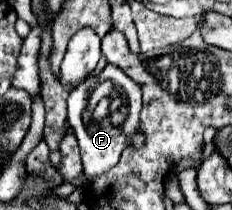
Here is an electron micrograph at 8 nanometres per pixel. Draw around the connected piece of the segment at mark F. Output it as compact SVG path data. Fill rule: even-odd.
M107 65L99 77L99 81L85 81L83 85L79 85L73 93L69 93L69 125L79 141L79 149L81 149L81 161L85 167L85 175L87 177L99 177L105 171L109 171L111 167L115 167L119 163L119 157L123 153L125 147L133 145L135 141L143 141L143 135L137 131L139 129L139 113L141 113L141 89L135 81L131 81L119 67L115 65ZM103 81L109 81L113 91L111 91L111 103L109 103L109 113L103 119L95 119L93 117L93 109L89 107L89 99L91 93L95 91L95 87Z

